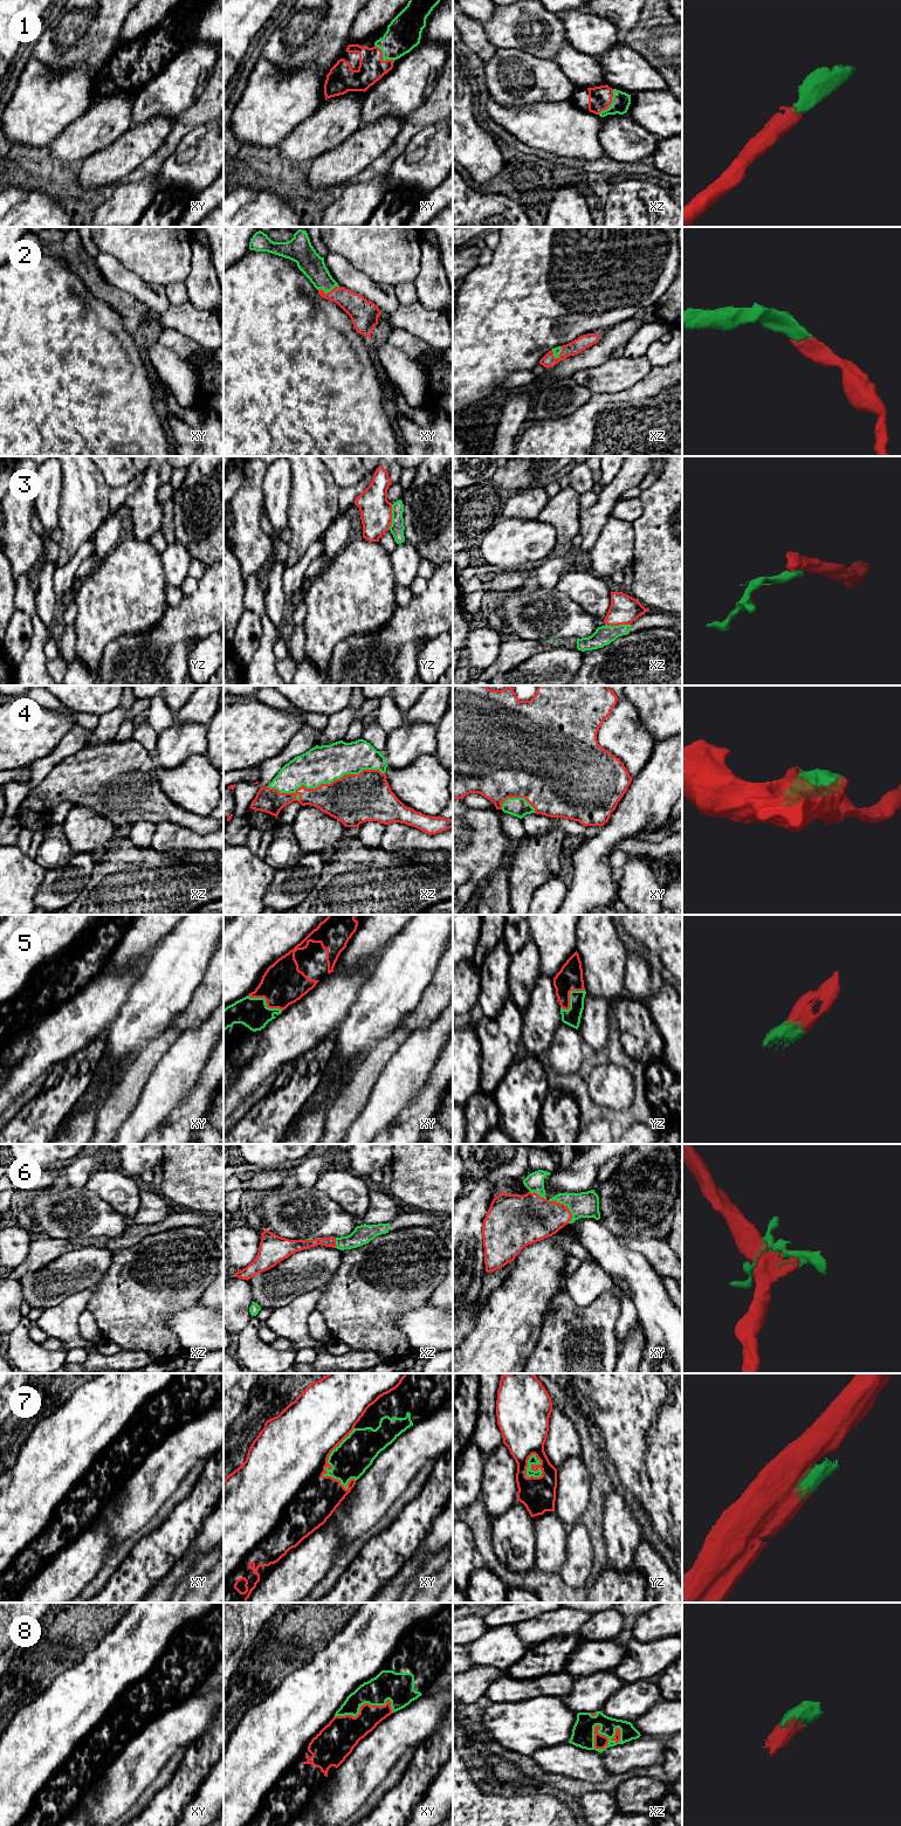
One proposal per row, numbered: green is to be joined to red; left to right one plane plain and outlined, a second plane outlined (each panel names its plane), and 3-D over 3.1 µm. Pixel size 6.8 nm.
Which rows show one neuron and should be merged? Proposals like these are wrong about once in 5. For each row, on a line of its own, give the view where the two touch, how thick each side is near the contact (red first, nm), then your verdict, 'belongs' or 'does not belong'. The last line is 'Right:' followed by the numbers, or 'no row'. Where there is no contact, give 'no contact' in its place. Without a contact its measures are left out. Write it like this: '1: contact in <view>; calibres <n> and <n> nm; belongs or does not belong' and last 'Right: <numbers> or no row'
1: contact in xy; calibres 180 and 240 nm; belongs
2: contact in xy; calibres 170 and 170 nm; belongs
3: contact in yz; calibres 220 and 100 nm; does not belong
4: contact in xz; calibres 340 and 260 nm; belongs
5: contact in xy; calibres 300 and 200 nm; belongs
6: contact in xy; calibres 320 and 180 nm; belongs
7: contact in xy; calibres 500 and 260 nm; does not belong
8: contact in xz; calibres 90 and 160 nm; belongs
Right: 1, 2, 4, 5, 6, 8

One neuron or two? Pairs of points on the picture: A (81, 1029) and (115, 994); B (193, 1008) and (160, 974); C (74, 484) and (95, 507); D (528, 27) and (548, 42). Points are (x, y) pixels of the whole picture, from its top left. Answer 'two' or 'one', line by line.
A: one
B: two
C: one
D: one

